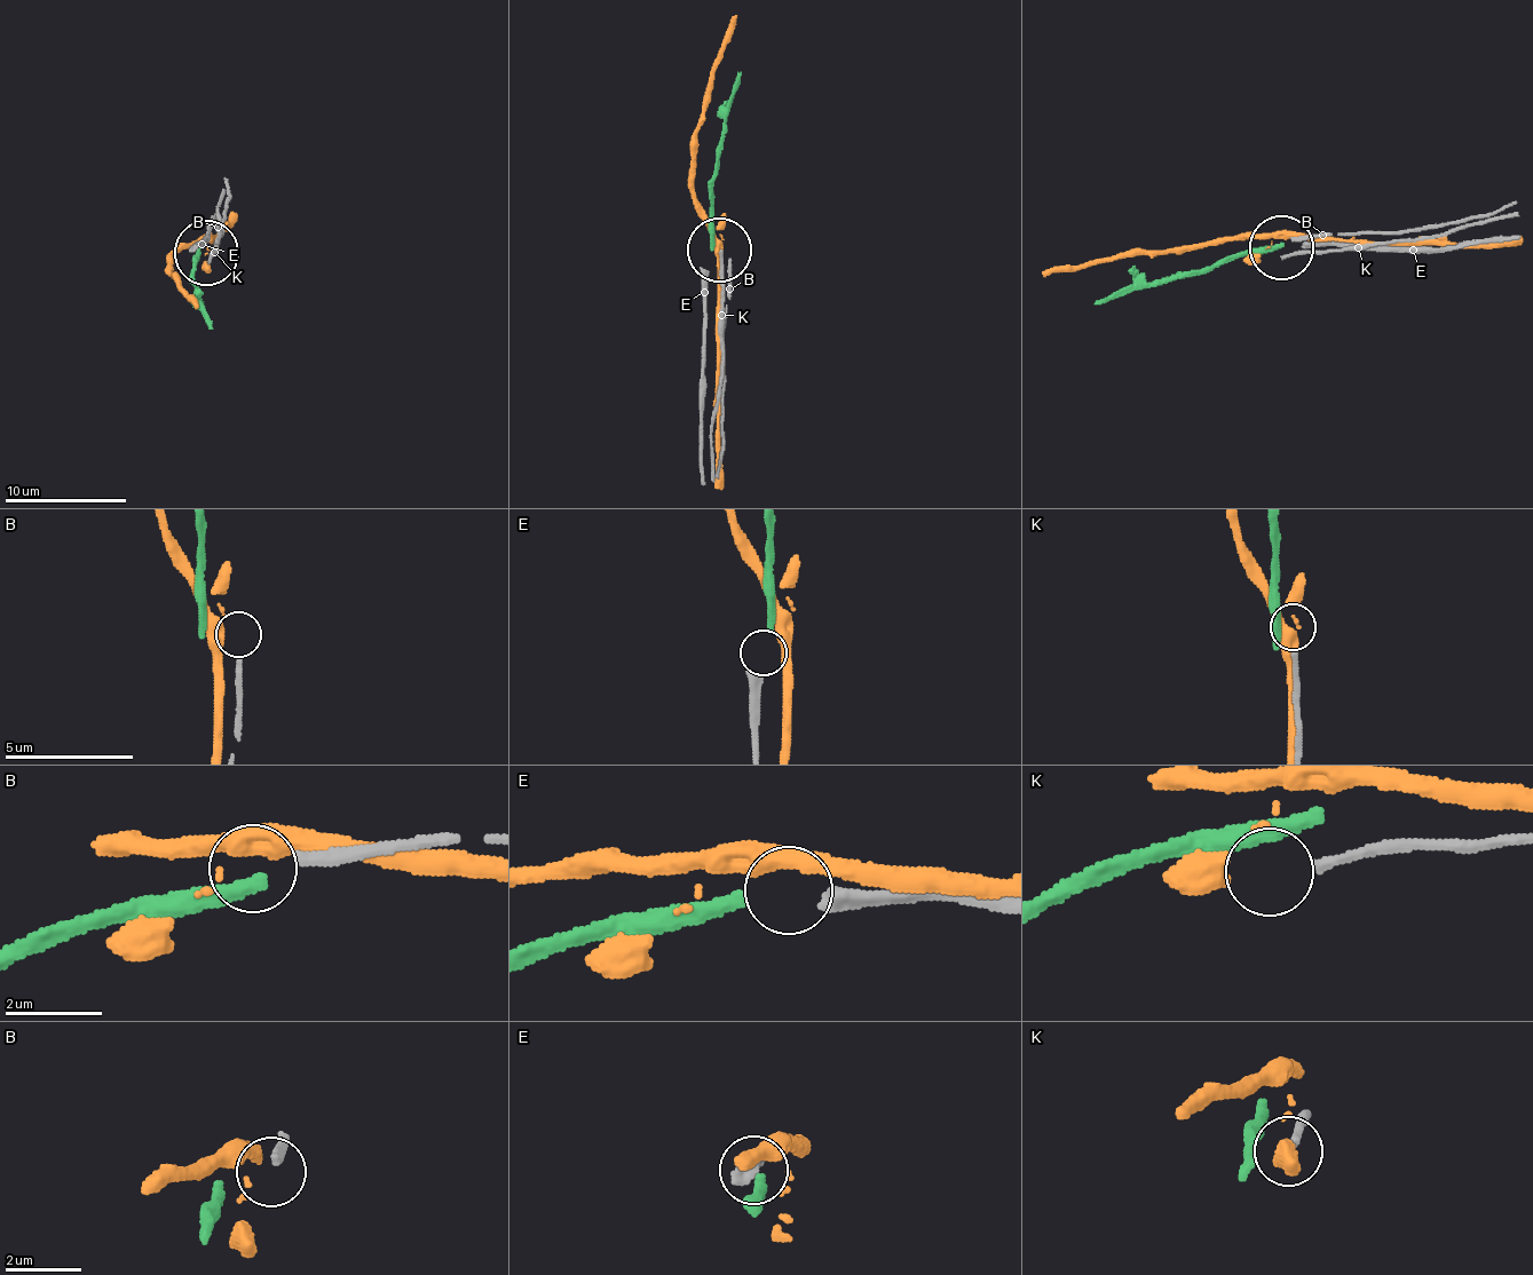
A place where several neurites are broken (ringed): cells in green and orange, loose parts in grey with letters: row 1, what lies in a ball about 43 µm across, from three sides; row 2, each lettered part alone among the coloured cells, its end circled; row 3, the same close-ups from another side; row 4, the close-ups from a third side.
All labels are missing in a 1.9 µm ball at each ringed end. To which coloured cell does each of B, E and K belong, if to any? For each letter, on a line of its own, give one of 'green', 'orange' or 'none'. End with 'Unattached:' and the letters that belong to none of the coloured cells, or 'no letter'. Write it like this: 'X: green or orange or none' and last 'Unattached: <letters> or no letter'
B: none
E: green
K: none
Unattached: B, K

